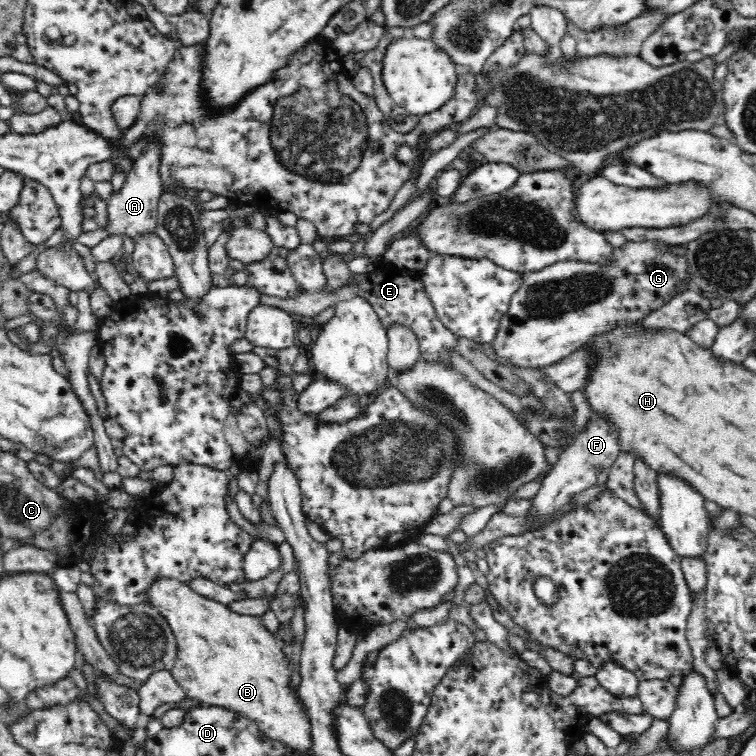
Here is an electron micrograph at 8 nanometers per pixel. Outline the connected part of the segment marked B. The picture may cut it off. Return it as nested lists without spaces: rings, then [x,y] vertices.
[[[157,575],[145,590],[147,604],[158,609],[168,619],[177,641],[177,660],[171,674],[184,689],[186,698],[203,706],[216,706],[233,711],[252,720],[268,736],[286,743],[298,755],[307,754],[311,748],[311,724],[307,710],[294,689],[290,689],[294,663],[281,650],[276,640],[262,624],[261,617],[240,614],[215,598],[192,590],[186,581],[168,575]]]

